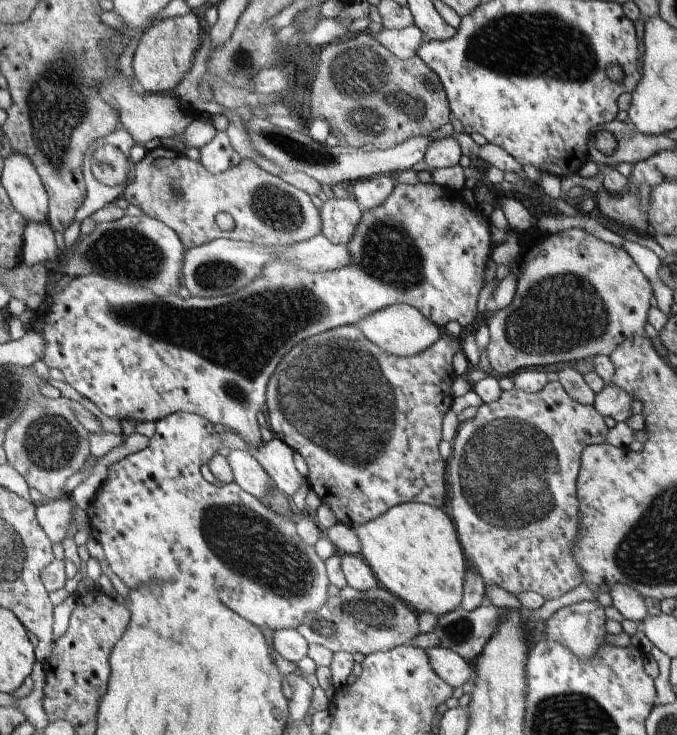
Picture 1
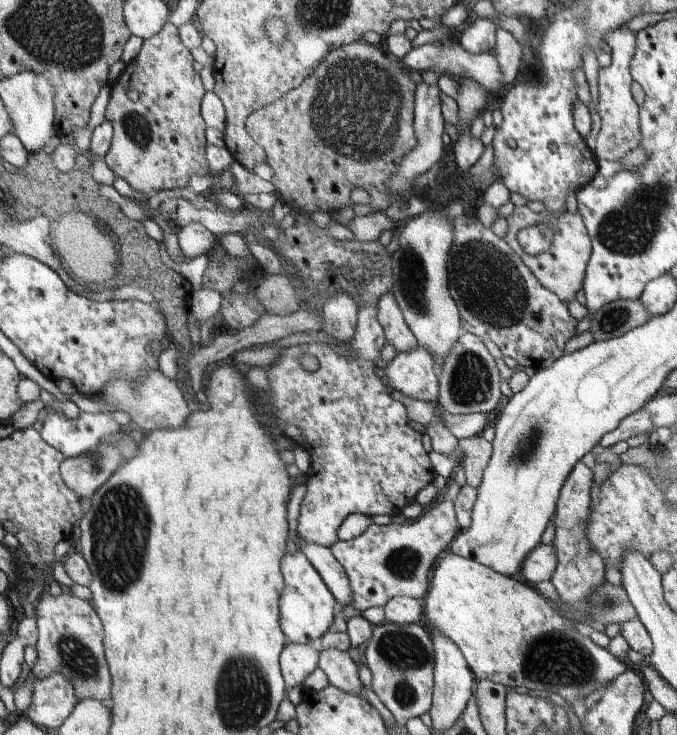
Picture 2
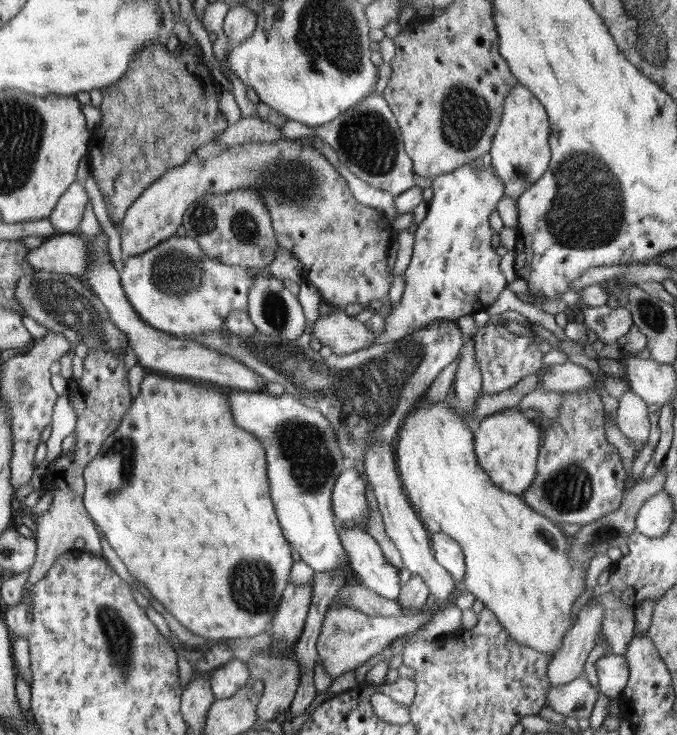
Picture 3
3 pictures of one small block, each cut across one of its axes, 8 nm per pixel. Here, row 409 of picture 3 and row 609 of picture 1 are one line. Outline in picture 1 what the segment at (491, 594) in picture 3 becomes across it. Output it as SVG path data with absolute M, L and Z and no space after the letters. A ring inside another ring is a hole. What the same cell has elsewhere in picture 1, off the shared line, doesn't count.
M405 502L351 530L359 540L357 556L369 566L377 584L401 598L413 612L443 616L461 604L465 558L453 520L447 518L441 508Z

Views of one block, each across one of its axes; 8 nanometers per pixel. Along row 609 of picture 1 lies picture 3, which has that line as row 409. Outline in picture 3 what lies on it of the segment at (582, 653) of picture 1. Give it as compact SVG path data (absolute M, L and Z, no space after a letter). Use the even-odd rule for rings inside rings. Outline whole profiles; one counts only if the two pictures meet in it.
M593 390L565 392L559 416L543 430L545 440L537 456L535 482L521 496L539 516L555 524L587 526L621 506L627 474L621 468L617 448L607 444L603 436L603 412L599 394Z

